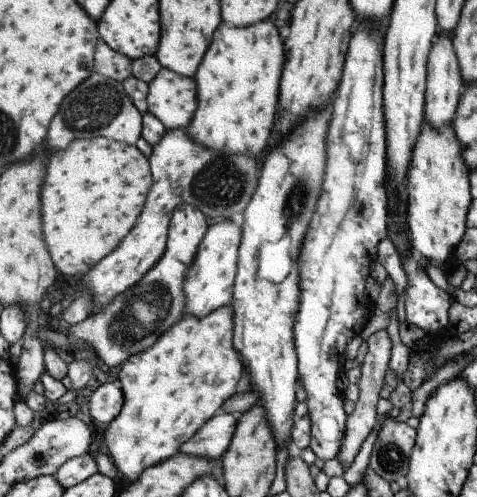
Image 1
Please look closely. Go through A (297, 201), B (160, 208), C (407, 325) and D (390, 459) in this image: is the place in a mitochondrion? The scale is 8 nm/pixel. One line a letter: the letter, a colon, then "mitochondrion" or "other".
A: mitochondrion
B: other
C: other
D: mitochondrion

